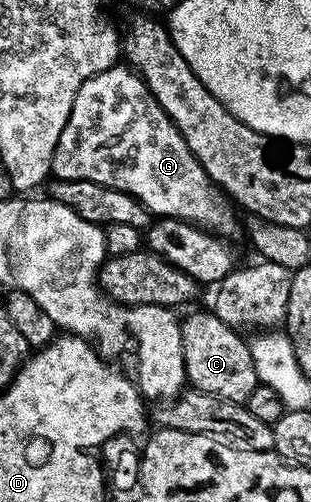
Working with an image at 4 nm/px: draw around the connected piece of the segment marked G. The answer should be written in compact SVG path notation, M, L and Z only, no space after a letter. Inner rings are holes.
M127 65L105 69L86 79L81 89L77 89L69 121L65 129L61 129L61 137L53 153L51 175L55 179L93 181L97 185L121 189L141 201L141 205L145 205L152 216L180 219L210 231L212 235L231 237L241 227L241 219L239 223L235 216L236 208L227 207L228 196L206 175L206 170L190 152L177 125L154 99L142 77Z

